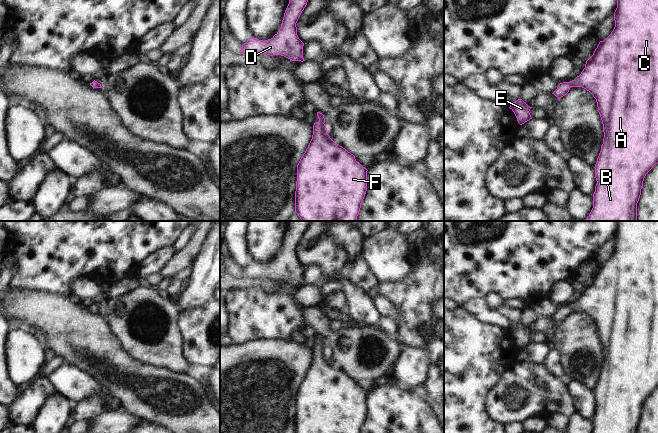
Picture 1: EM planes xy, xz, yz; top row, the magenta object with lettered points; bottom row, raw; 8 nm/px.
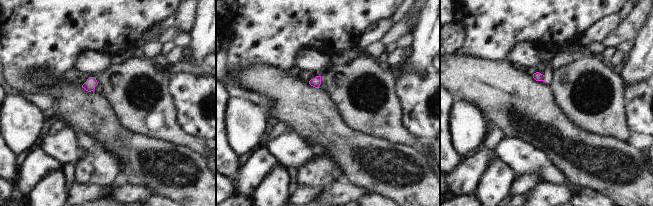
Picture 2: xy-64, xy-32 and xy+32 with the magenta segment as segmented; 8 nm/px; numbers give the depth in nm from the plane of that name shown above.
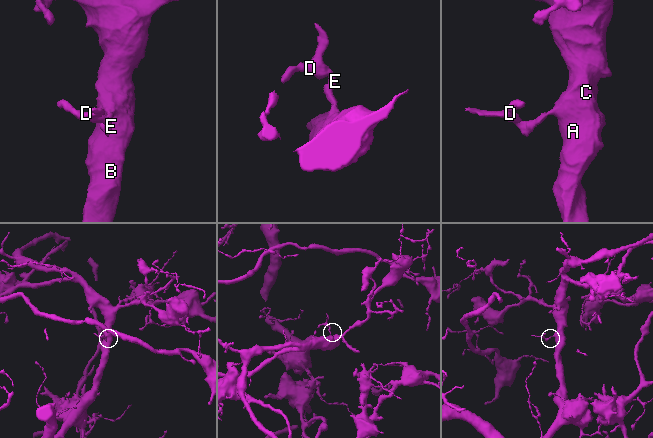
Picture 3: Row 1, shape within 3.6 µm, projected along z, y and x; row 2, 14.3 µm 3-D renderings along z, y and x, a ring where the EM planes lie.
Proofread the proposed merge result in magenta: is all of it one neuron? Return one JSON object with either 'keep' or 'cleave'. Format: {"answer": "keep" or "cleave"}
{"answer": "keep"}

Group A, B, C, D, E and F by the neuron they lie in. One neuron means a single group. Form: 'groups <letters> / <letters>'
groups A B C D E F

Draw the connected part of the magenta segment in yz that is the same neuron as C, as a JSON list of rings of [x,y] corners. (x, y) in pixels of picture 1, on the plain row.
[[[617,221],[617,232],[614,236],[615,251],[611,258],[600,265],[593,279],[586,285],[585,292],[579,300],[570,306],[560,307],[552,317],[558,324],[565,320],[571,311],[582,311],[596,323],[598,336],[603,348],[603,368],[595,388],[597,408],[593,418],[592,433],[637,433],[641,413],[646,398],[658,387],[658,221]]]

